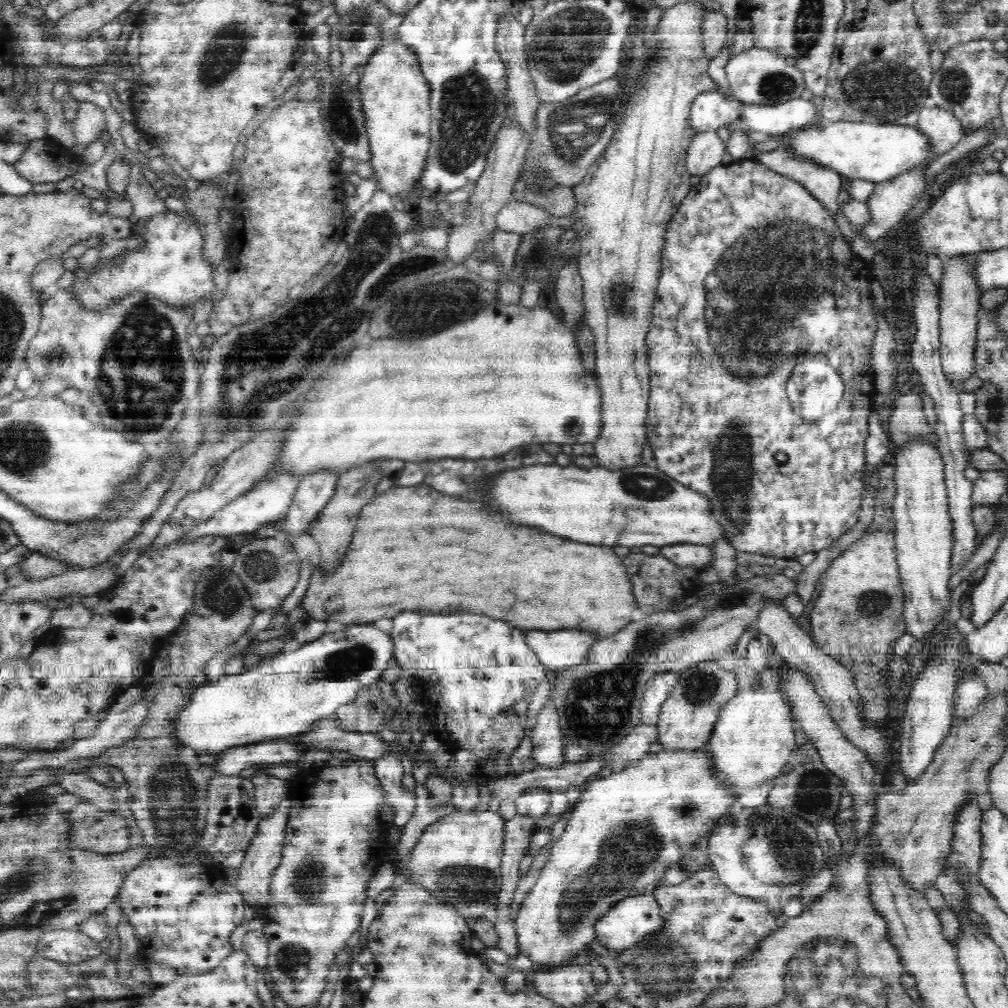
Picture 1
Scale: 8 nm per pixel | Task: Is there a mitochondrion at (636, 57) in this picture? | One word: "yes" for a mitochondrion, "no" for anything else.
yes

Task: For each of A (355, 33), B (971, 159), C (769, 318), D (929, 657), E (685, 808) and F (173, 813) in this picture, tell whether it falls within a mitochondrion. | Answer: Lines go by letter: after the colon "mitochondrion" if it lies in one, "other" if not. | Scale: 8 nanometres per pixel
A: mitochondrion
B: other
C: mitochondrion
D: other
E: mitochondrion
F: mitochondrion

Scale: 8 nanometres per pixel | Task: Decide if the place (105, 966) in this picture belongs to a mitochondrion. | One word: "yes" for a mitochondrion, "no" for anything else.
no

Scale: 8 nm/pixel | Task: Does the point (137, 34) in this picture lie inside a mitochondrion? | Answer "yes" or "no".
no

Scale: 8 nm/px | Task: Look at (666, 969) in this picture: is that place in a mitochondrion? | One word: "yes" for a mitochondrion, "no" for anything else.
yes

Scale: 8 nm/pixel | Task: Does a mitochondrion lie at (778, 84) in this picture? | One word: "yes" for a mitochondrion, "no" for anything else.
yes

